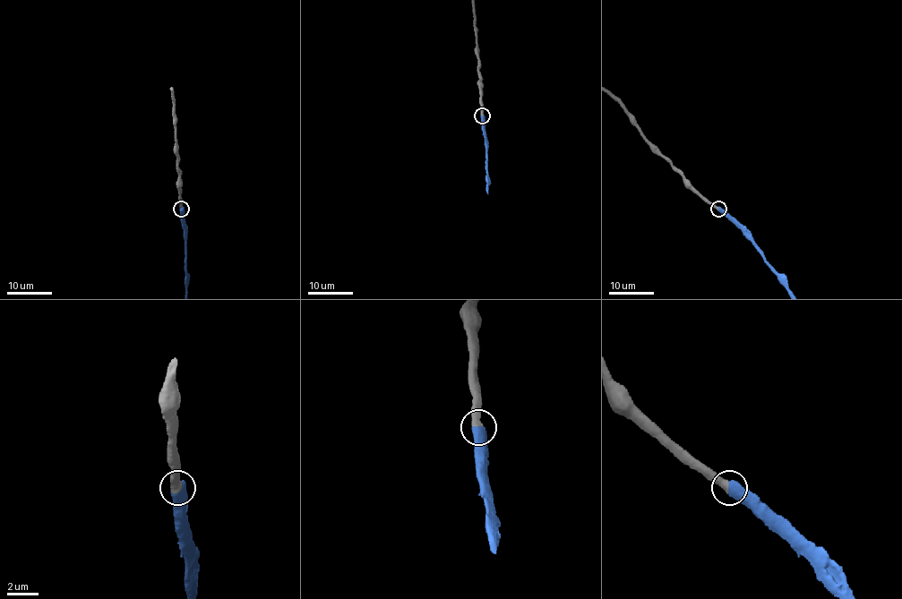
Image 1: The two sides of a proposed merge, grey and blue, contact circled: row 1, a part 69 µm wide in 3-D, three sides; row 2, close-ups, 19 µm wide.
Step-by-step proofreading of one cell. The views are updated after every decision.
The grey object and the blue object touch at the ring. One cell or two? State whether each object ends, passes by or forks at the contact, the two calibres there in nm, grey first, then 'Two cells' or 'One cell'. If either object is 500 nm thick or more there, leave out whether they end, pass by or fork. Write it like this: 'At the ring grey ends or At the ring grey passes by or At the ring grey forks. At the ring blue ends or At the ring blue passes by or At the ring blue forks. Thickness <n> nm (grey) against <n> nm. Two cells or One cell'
Thickness 500 nm (grey) against 650 nm. One cell

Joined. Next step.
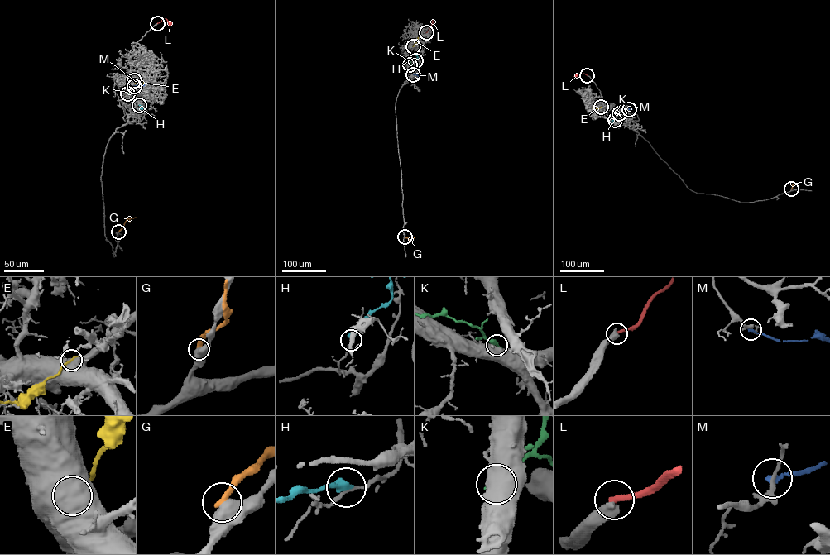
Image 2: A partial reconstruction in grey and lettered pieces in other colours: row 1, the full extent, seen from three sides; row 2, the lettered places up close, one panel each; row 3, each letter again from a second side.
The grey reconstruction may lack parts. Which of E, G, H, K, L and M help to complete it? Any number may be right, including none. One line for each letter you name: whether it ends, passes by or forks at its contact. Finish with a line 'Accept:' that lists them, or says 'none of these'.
Accept: none of these

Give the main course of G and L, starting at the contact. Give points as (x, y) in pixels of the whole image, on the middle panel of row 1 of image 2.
G: (405, 236), (410, 240), (414, 237)
L: (426, 32), (432, 19)

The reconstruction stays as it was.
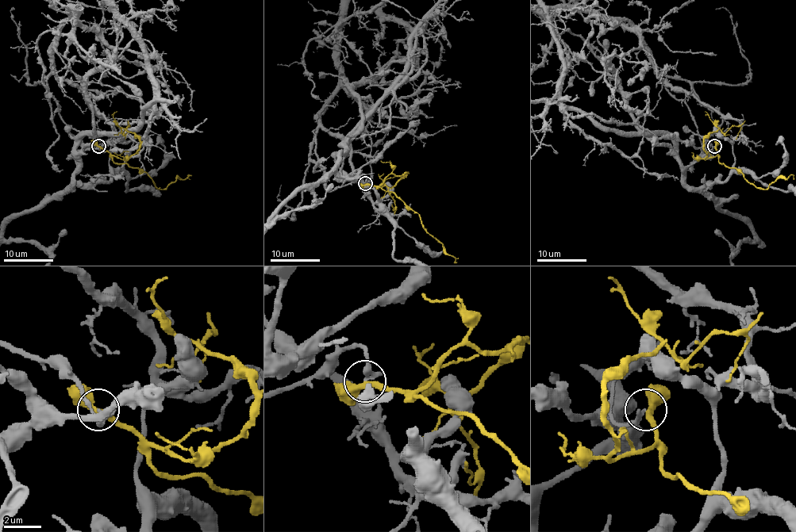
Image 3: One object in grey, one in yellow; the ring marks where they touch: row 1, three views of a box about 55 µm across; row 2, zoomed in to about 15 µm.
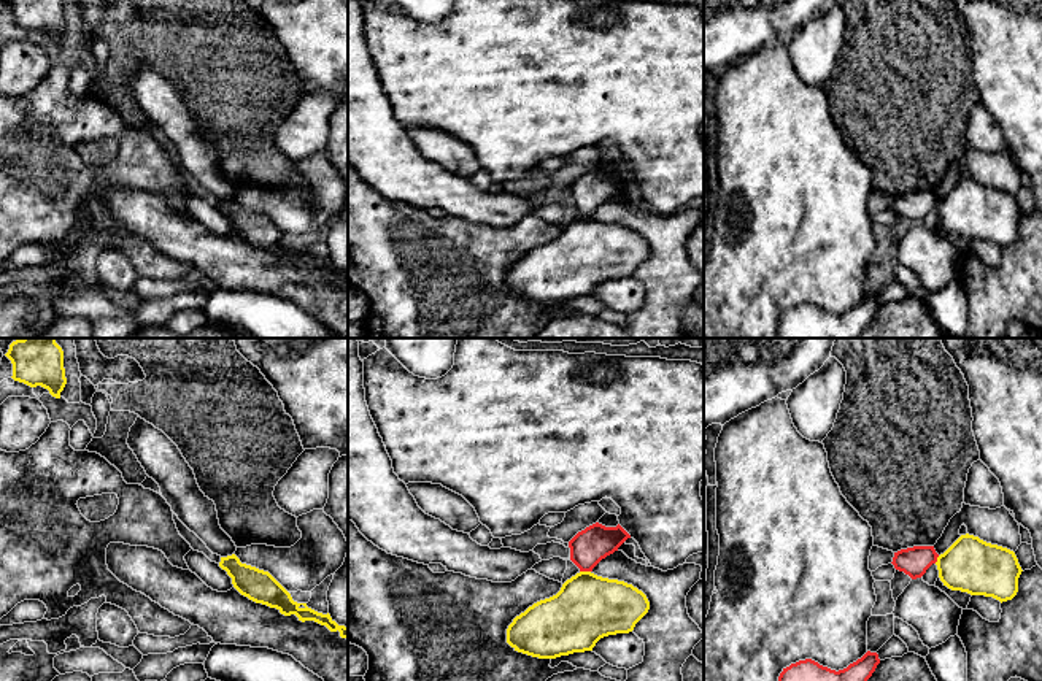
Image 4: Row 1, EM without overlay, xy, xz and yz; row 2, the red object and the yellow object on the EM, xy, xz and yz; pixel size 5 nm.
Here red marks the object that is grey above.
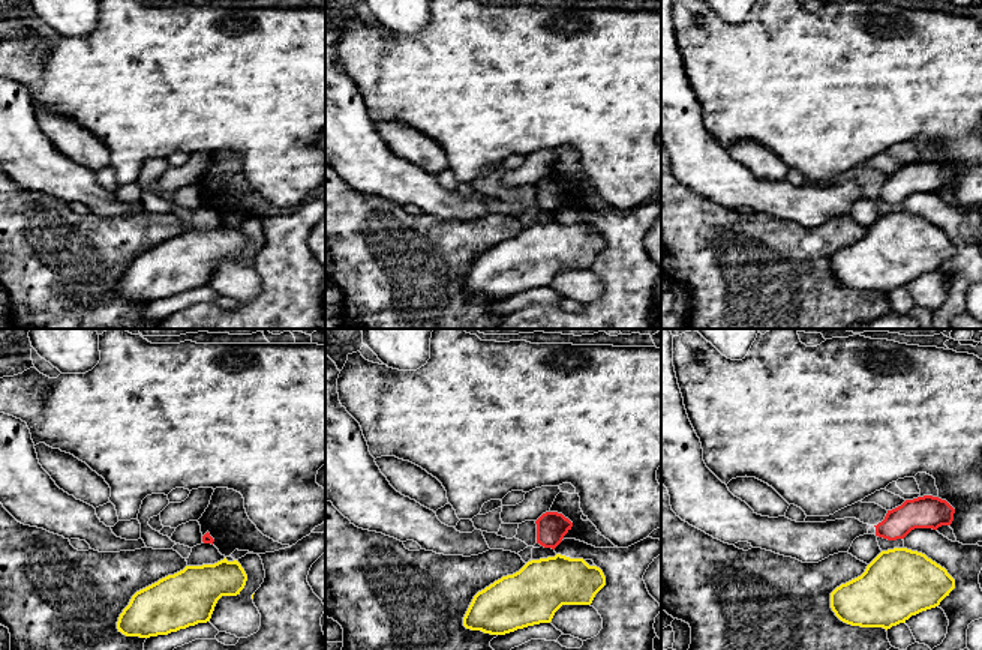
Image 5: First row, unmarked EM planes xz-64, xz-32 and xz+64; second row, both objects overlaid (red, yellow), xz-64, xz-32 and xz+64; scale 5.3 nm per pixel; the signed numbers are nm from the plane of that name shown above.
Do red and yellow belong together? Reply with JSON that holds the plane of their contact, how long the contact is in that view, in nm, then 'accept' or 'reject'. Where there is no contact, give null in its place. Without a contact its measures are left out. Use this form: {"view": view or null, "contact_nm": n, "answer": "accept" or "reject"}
{"view": "xz", "contact_nm": 60, "answer": "reject"}

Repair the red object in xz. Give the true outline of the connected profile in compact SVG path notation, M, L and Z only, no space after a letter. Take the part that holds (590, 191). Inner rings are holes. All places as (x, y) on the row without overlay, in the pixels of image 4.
M596 167L569 186L570 205L580 216L592 216L602 203L618 195L627 183L631 179L619 168L605 171Z

